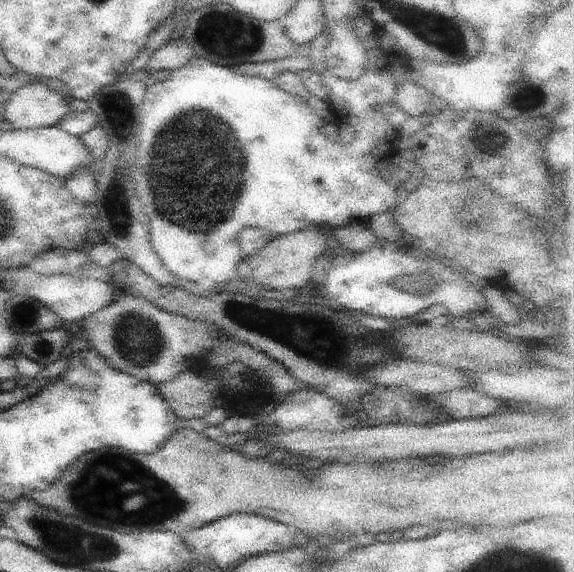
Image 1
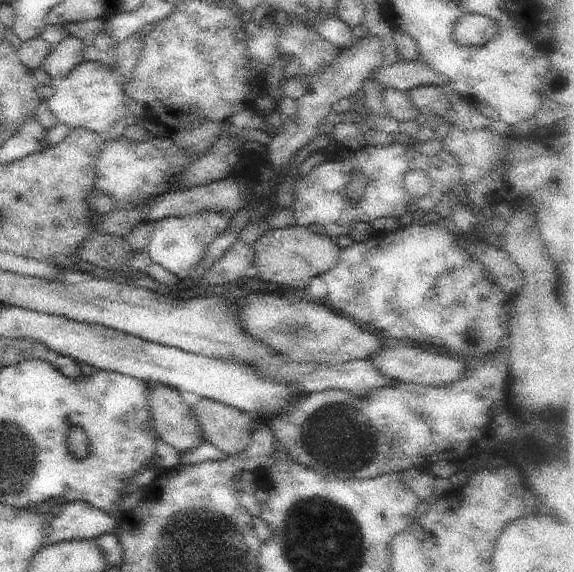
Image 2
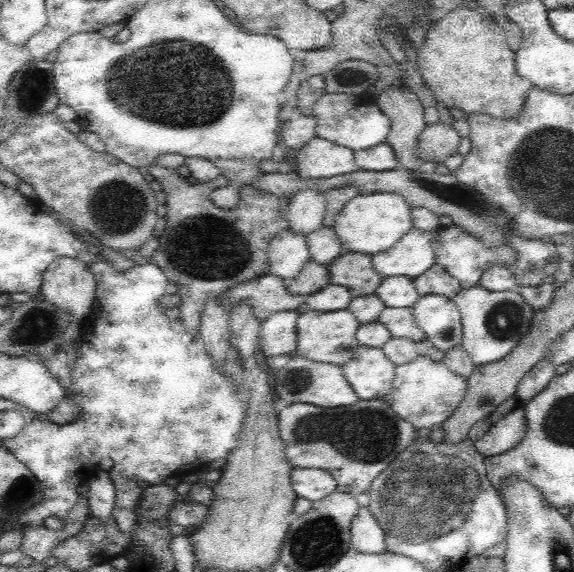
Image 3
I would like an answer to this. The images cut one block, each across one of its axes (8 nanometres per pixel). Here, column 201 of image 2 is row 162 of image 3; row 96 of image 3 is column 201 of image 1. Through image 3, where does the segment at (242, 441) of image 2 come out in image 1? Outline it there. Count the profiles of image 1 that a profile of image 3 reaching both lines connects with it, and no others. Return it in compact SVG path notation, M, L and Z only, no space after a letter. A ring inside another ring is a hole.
M194 370L183 371L172 381L155 386L175 416L181 419L203 419L213 408L209 385Z

